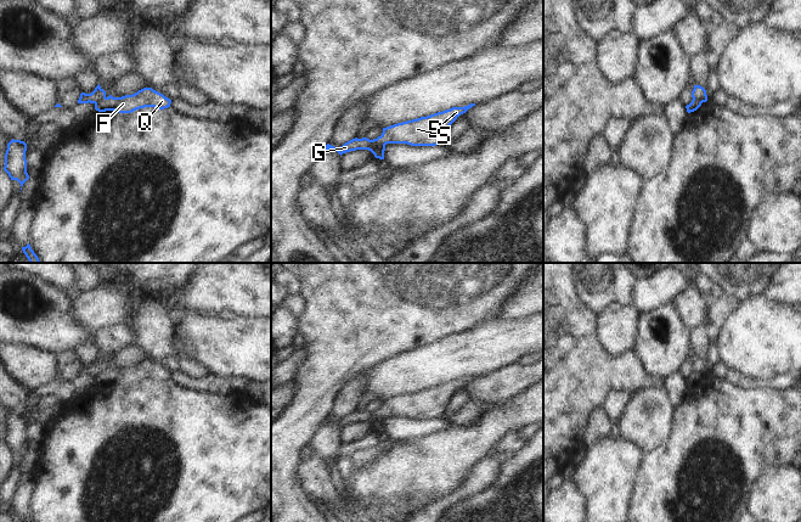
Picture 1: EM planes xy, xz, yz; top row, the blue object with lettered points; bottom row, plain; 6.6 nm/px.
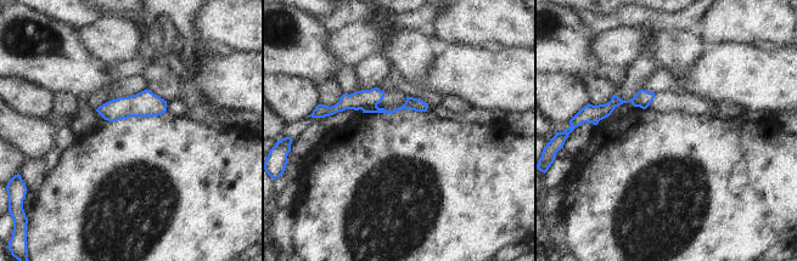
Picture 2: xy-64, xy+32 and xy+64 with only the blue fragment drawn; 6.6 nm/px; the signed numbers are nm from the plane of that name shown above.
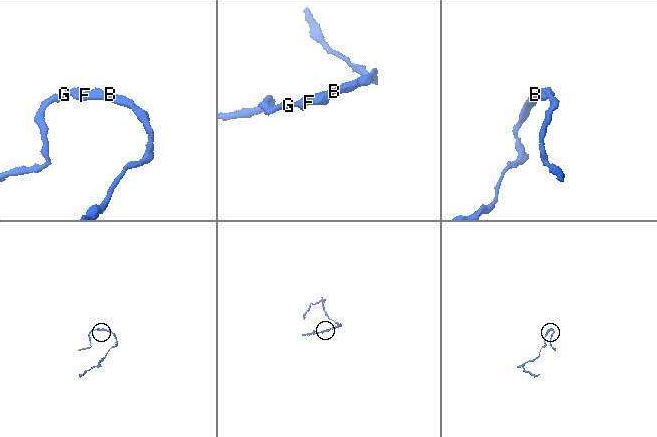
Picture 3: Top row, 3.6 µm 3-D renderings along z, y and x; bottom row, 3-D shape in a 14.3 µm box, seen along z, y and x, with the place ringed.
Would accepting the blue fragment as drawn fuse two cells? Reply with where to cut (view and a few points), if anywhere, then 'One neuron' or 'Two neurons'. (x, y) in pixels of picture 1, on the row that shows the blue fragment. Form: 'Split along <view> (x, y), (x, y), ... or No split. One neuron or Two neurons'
Split along xy (112, 96), (103, 97), (95, 105). Two neurons.

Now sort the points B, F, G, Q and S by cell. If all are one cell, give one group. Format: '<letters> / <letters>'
B F Q S / G

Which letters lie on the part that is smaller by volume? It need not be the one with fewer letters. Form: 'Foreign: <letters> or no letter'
Foreign: G.

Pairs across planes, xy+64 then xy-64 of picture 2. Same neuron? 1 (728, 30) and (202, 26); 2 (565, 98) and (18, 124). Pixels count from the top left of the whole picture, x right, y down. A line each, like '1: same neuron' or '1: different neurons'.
1: same neuron
2: different neurons

